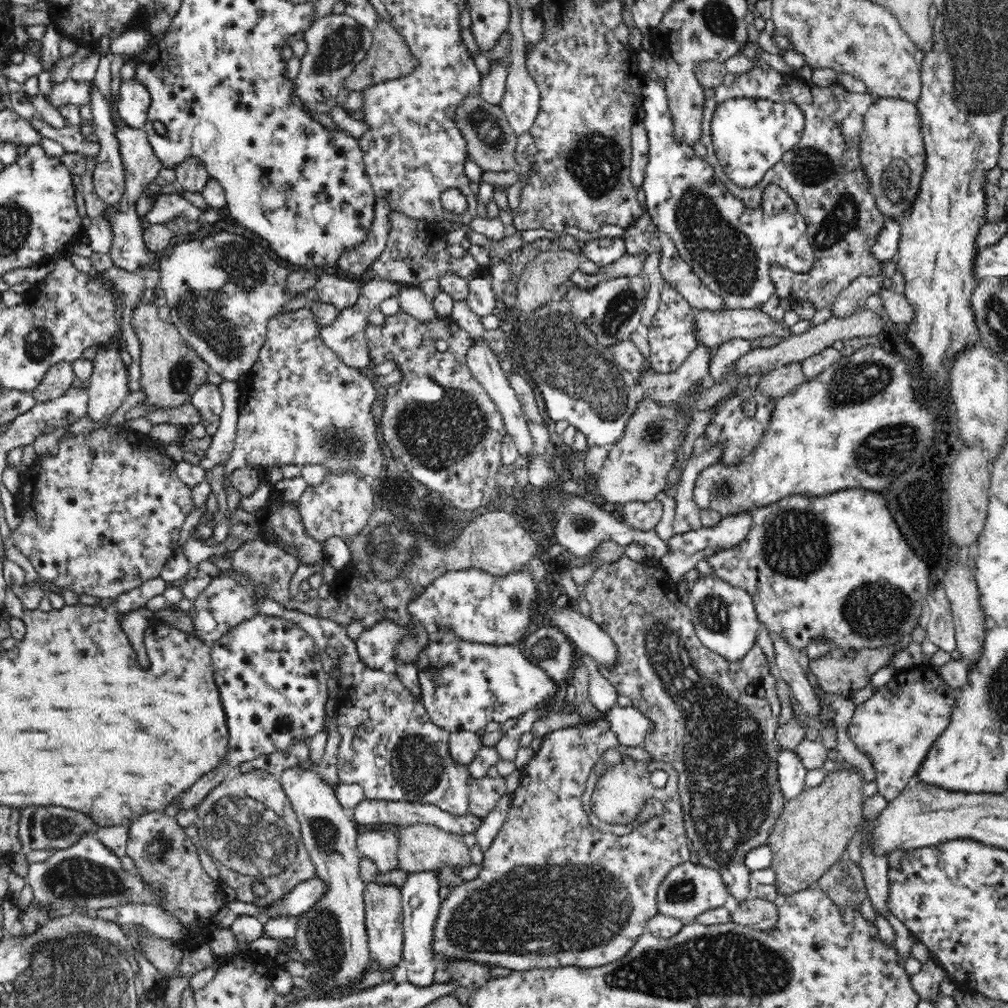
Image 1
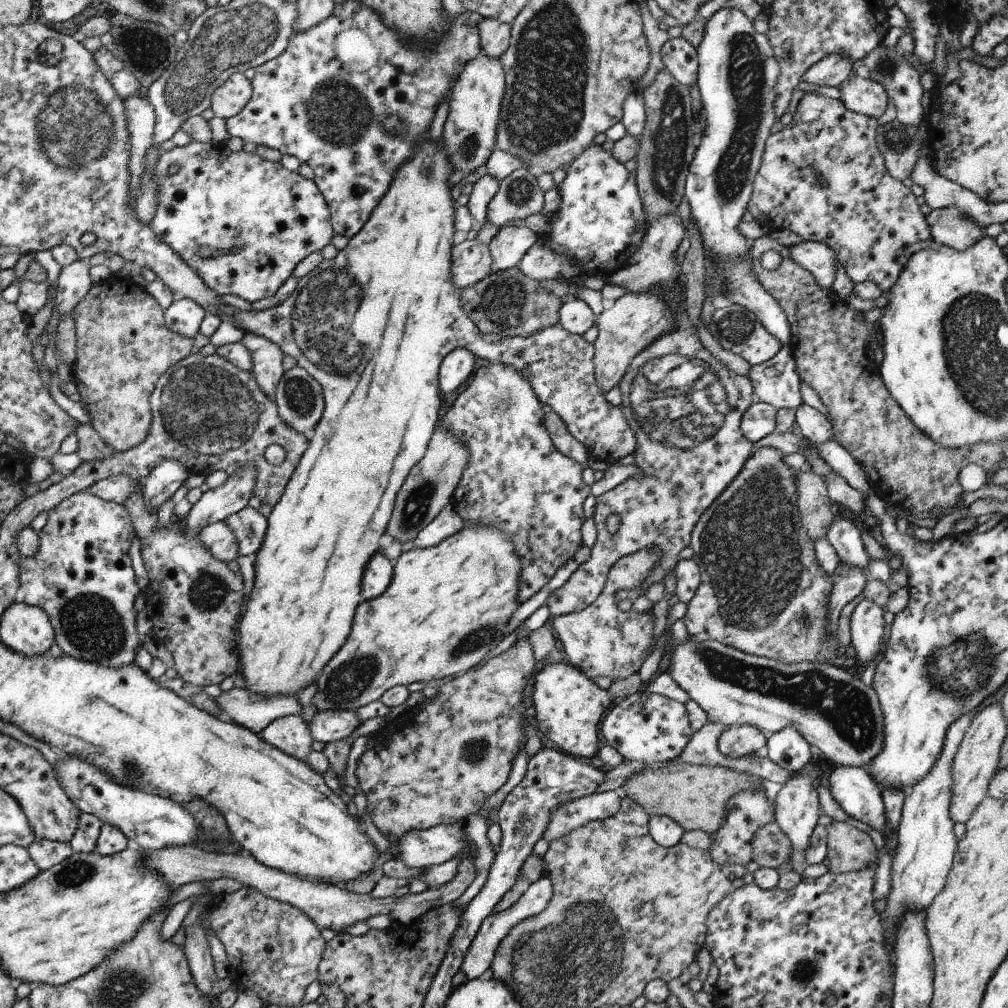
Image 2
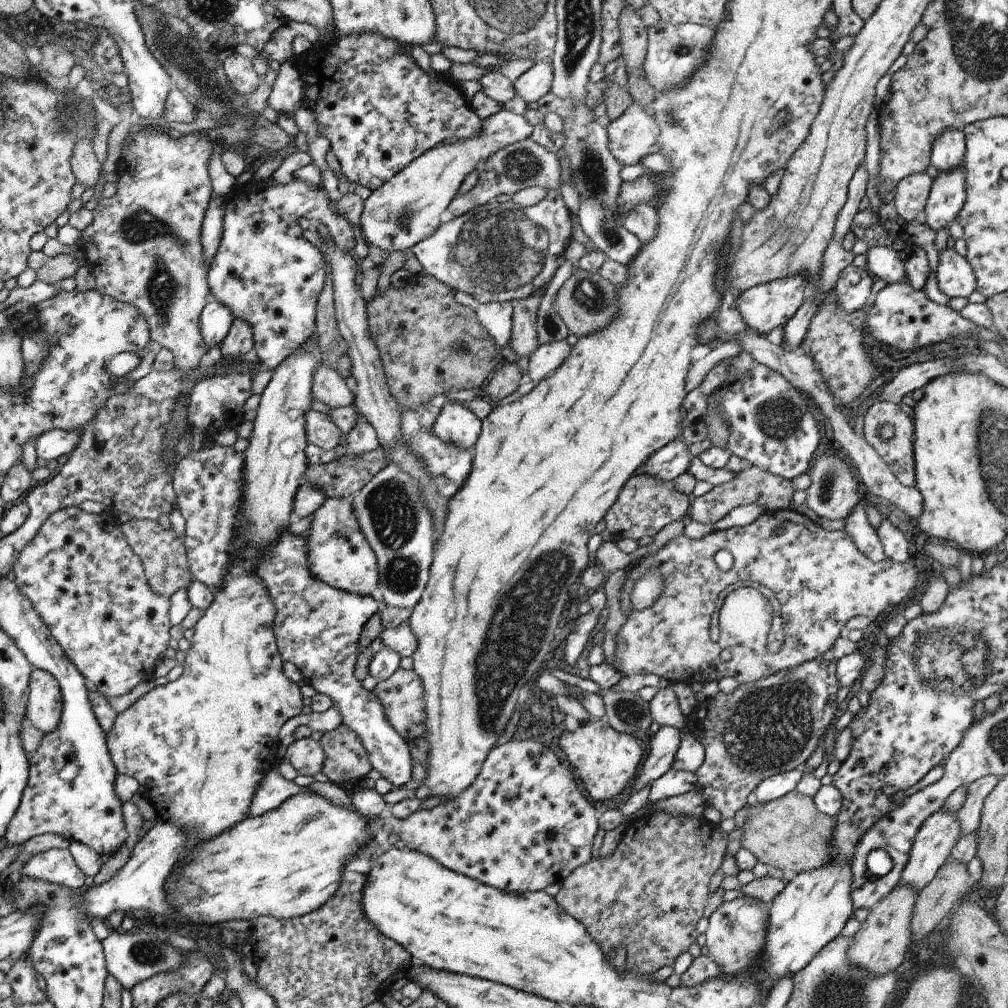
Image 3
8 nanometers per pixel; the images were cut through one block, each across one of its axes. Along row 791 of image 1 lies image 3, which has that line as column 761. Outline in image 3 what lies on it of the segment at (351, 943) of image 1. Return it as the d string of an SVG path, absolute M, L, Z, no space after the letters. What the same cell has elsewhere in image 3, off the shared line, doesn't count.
M795 274L776 279L774 282L768 282L768 284L754 286L754 288L739 295L738 300L736 300L736 308L740 311L746 326L749 326L759 335L772 337L772 334L778 328L782 328L796 314L798 308L802 306L808 293L809 286L806 282L804 276Z

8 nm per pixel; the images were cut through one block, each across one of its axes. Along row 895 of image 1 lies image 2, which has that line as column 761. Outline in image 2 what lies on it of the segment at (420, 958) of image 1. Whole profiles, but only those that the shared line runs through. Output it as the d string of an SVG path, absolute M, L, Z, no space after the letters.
M758 402L744 412L741 430L745 438L753 444L774 432L777 409L771 404Z

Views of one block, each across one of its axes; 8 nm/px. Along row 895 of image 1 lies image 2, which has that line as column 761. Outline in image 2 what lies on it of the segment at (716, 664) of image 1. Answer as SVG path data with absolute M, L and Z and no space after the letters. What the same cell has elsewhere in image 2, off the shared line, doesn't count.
M740 725L728 727L720 735L718 748L724 756L737 759L763 751L766 743L766 738L758 727Z

